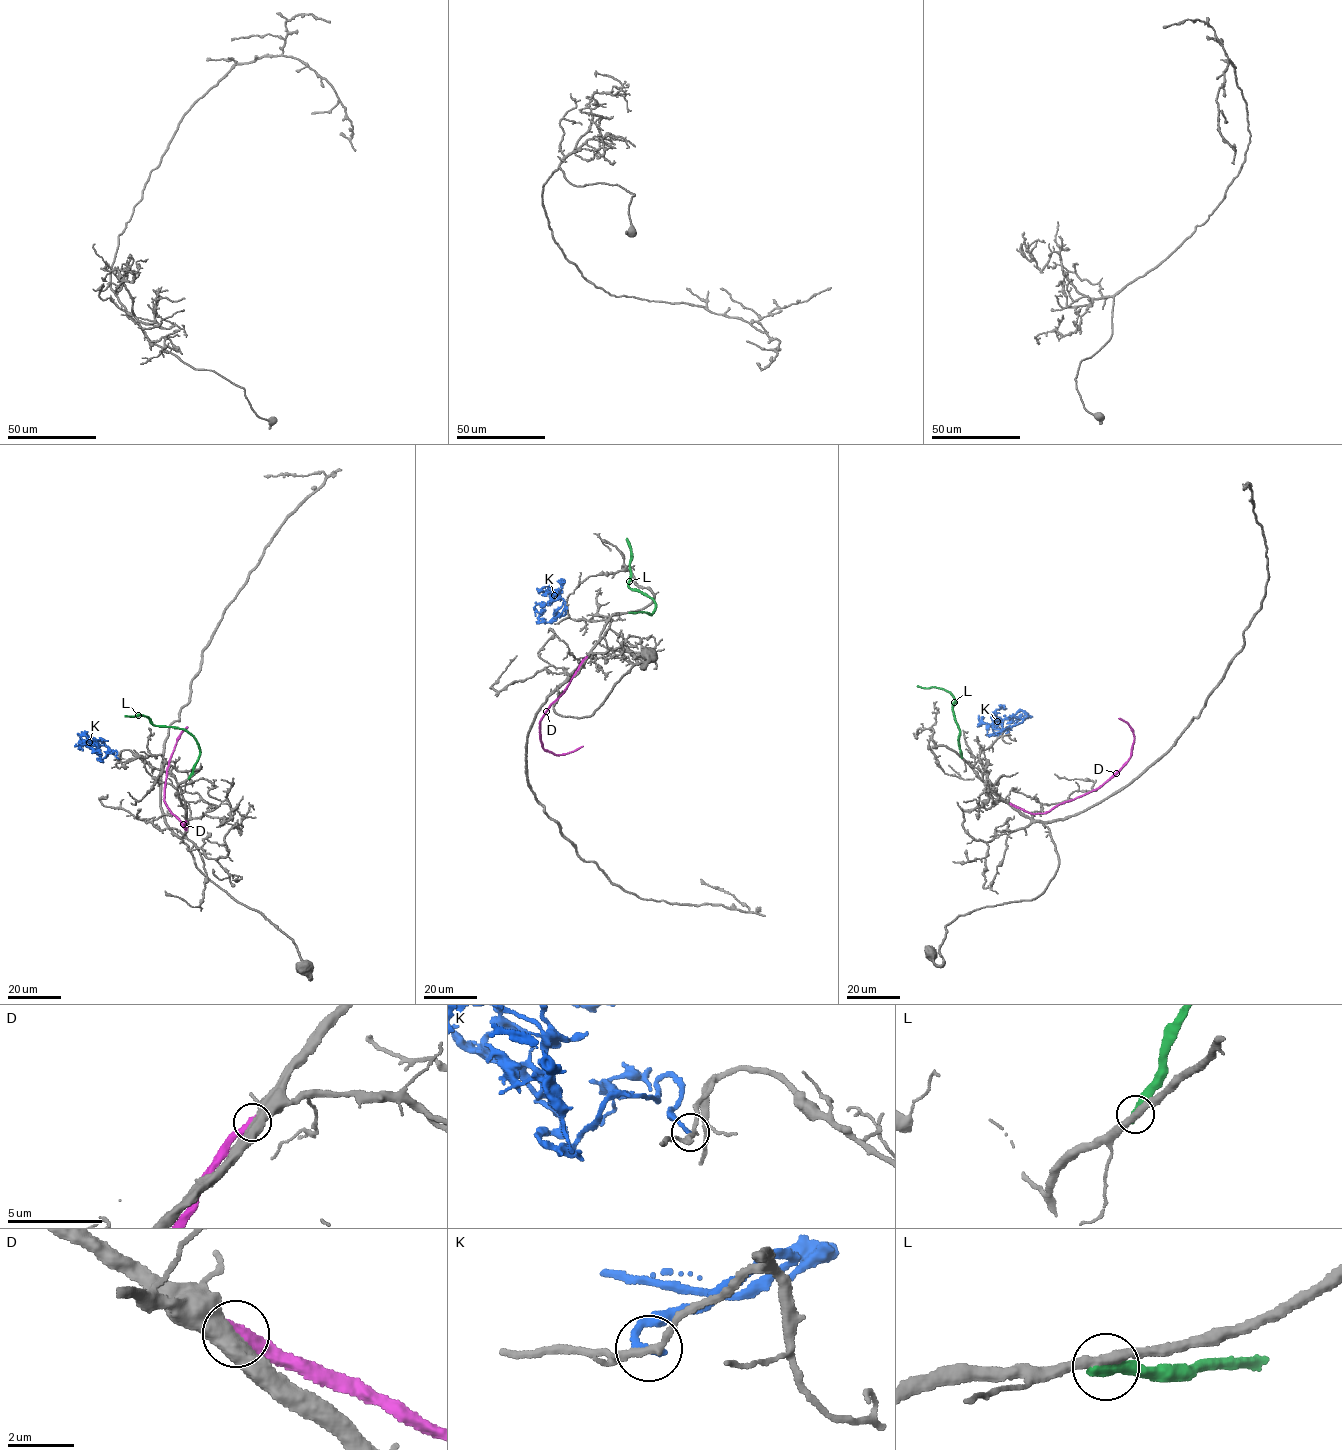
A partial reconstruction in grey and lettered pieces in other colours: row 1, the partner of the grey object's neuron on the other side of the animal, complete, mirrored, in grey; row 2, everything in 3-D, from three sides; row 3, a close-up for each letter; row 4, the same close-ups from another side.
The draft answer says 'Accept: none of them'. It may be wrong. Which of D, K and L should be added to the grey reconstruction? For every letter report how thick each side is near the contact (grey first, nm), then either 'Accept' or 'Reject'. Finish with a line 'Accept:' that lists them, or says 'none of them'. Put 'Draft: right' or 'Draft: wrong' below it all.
D: Thickness 500 nm (grey) against 440 nm. Reject
K: Thickness 240 nm (grey) against 280 nm. Reject
L: Thickness 320 nm (grey) against 440 nm. Reject
Accept: none of them
Draft: right

